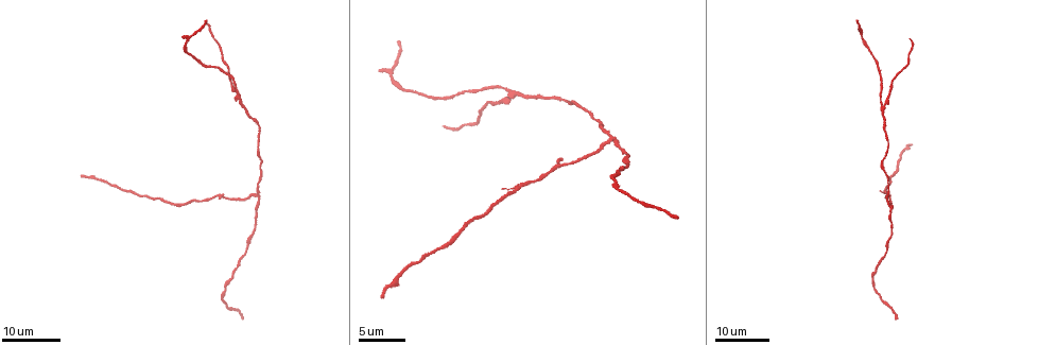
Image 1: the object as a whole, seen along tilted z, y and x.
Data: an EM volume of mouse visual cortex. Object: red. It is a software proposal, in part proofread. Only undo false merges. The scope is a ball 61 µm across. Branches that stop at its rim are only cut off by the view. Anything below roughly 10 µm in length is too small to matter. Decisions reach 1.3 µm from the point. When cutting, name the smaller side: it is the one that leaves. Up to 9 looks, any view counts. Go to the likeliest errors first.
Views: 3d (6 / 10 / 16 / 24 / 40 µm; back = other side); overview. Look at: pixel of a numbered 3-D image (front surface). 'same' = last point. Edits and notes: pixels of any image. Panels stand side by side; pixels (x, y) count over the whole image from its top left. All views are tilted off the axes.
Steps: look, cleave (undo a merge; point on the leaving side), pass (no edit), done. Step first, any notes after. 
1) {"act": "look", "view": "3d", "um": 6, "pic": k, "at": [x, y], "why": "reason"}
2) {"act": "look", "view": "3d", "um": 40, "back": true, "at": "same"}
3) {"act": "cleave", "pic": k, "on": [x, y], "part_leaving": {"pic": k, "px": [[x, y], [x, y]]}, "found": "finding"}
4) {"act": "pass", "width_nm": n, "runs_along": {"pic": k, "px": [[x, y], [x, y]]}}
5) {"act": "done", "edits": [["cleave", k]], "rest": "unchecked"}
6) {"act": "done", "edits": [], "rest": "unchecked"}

{"act": "look", "view": "3d", "um": 24, "pic": 1, "at": [509, 93], "why": "arms run side by side"}

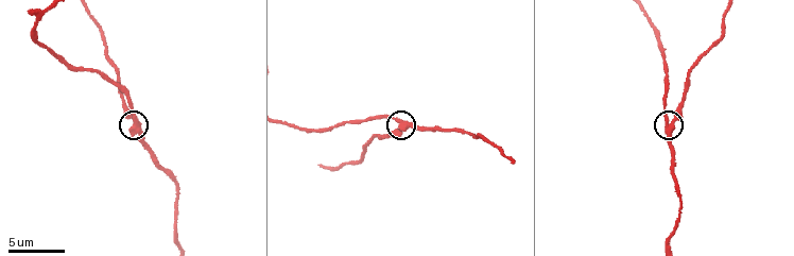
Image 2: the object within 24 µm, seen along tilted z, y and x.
{"act": "look", "view": "3d", "um": 6, "pic": 2, "at": [672, 123]}

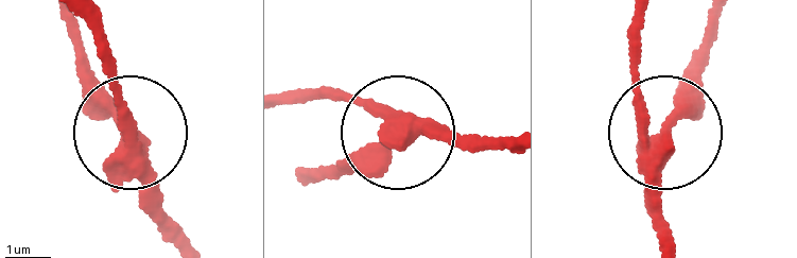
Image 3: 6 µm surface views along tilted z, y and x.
{"act": "cleave", "pic": 3, "on": [102, 101], "arms": 4, "part_leaving": {"pic": 3, "px": [[651, 148], [706, 26]]}, "found": "a second cell is stuck on"}

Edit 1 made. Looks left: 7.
{"act": "look", "view": "overview"}

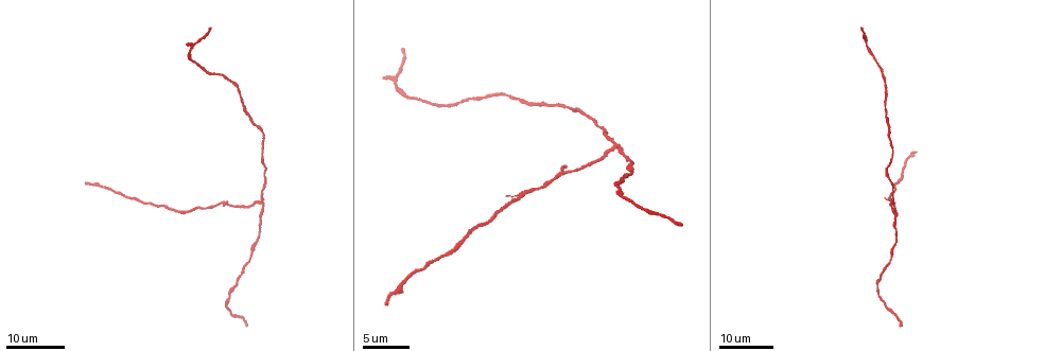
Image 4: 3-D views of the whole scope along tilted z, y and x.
{"act": "look", "view": "3d", "um": 24, "pic": 4, "at": [261, 204], "why": "three-way junction"}

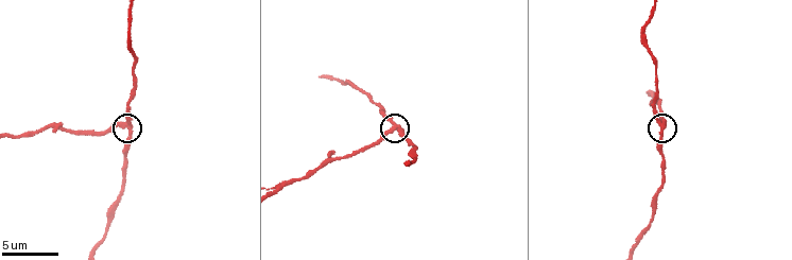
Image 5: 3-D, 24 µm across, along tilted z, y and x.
{"act": "look", "view": "3d", "um": 6, "pic": 5, "at": [662, 126]}

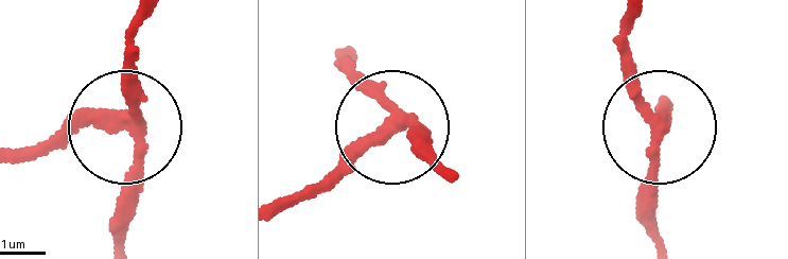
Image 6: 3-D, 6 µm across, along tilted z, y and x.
{"act": "cleave", "pic": 6, "on": [62, 136], "arms": 3, "part_leaving": {"pic": 6, "px": [[126, 124], [18, 147]]}, "found": "two cells meet here"}

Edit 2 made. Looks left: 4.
{"act": "look", "view": "overview"}

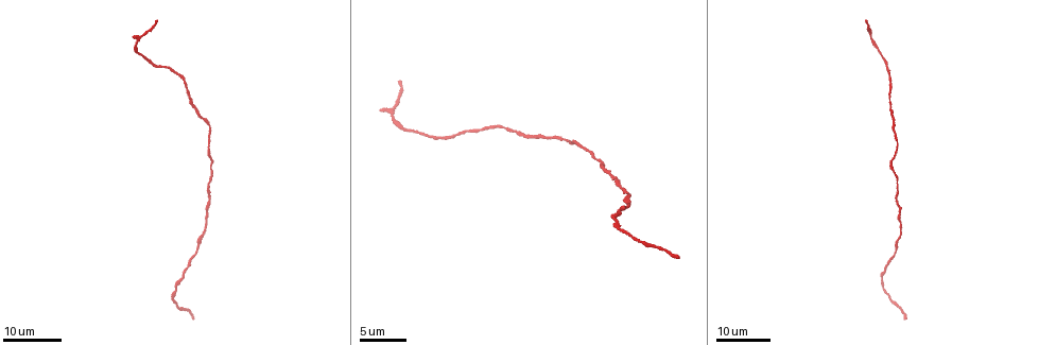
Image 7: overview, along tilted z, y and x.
{"act": "look", "view": "3d", "um": 16, "pic": 7, "at": [897, 183]}

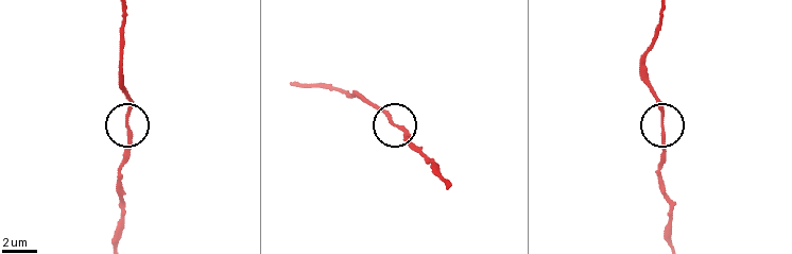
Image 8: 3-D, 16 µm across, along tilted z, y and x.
{"act": "look", "view": "3d", "um": 6, "pic": 8, "at": [665, 132]}

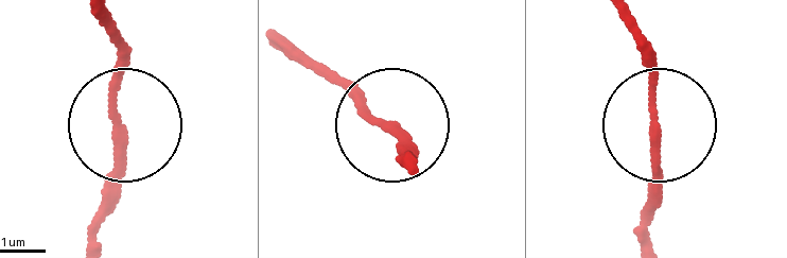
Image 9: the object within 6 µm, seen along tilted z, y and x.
{"act": "pass", "width_nm": 170, "found": "all the same cell"}

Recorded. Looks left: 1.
{"act": "look", "view": "3d", "um": 16, "pic": 5, "at": [655, 194], "why": "sudden change in width"}

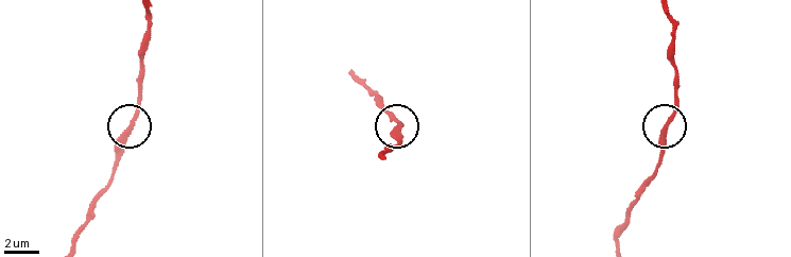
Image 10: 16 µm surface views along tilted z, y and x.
{"act": "pass", "runs_along": {"pic": 10, "px": [[148, 10], [141, 101], [112, 178]]}, "found": "all the same cell"}

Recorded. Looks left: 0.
{"act": "done", "edits": [["cleave", 3], ["cleave", 6]], "rest": "unchecked"}

